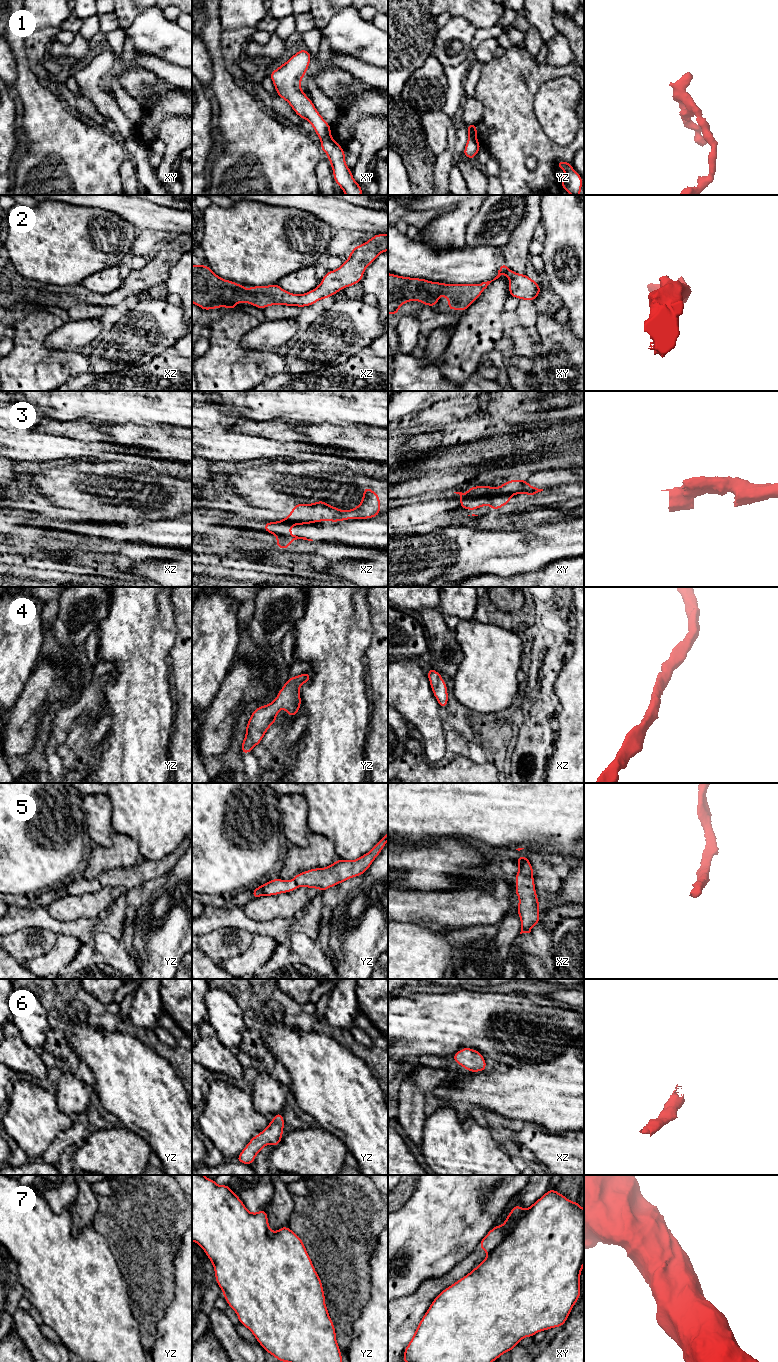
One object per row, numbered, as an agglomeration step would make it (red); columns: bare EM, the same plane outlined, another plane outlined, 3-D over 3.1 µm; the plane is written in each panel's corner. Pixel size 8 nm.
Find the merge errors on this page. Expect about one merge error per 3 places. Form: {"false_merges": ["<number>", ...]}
{"false_merges": ["3", "7"]}

